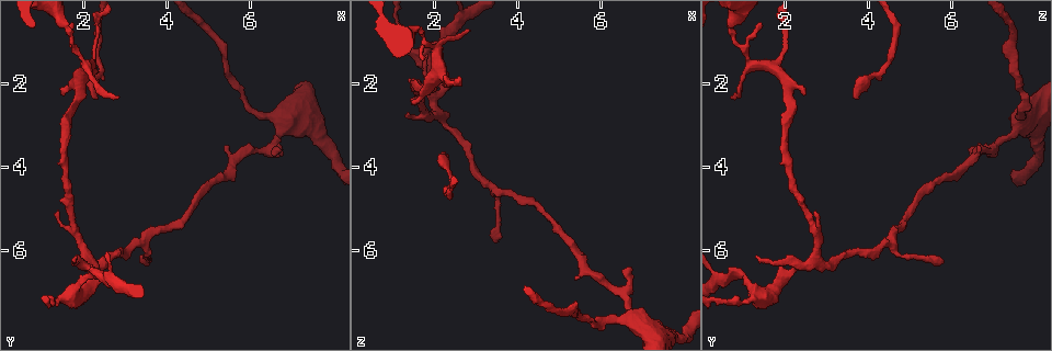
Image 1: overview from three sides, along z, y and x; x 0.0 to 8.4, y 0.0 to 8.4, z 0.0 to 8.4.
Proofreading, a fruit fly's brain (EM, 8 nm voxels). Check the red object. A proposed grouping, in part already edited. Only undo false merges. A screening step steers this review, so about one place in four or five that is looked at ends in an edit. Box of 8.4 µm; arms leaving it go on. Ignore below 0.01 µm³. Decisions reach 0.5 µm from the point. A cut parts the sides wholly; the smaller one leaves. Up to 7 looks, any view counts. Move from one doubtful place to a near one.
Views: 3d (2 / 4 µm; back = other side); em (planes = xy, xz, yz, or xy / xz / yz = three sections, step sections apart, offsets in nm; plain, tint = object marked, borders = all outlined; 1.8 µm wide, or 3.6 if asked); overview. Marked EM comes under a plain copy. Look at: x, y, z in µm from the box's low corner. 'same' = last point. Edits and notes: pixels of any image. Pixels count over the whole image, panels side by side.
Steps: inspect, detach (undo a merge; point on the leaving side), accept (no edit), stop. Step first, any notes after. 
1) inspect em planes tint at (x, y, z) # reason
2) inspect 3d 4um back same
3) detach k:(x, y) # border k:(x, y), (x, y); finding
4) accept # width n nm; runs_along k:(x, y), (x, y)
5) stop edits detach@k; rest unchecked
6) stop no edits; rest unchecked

inspect em yz step 4 tint at (2.40, 1.85, 4.15) # sudden change in width

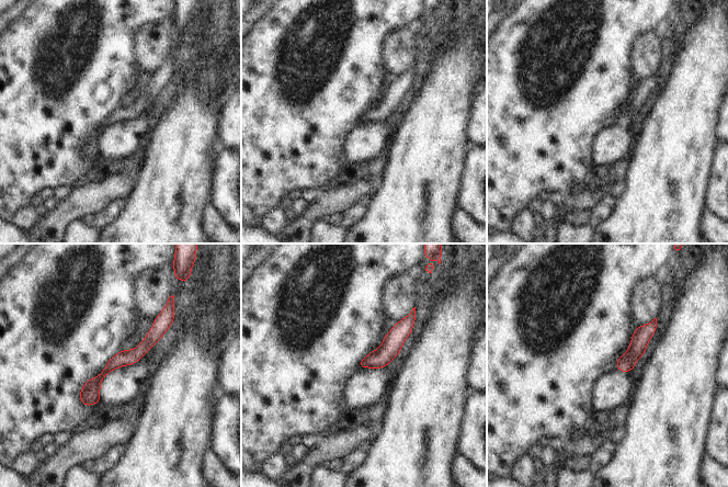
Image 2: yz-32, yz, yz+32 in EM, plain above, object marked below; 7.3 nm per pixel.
inspect em planes tint same # cut it another way

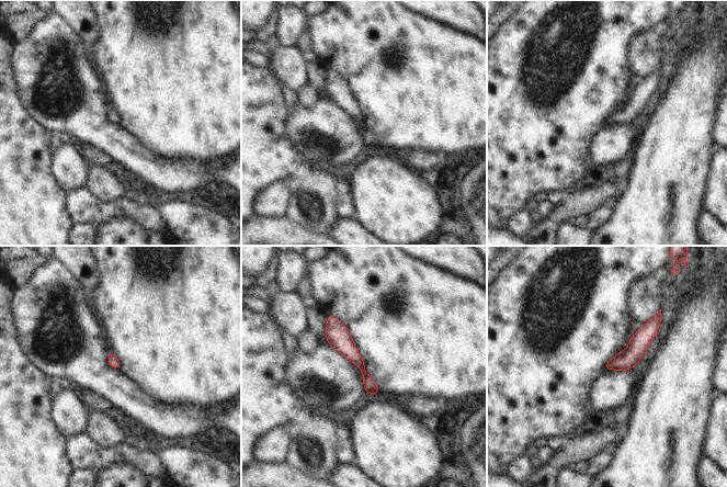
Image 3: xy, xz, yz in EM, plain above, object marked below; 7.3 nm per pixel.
accept # runs_along 3:(329, 318), (375, 393); all the same neuron

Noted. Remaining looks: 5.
inspect em 3.6um xz step 4 tint at (3.50, 5.80, 4.50) # a fork

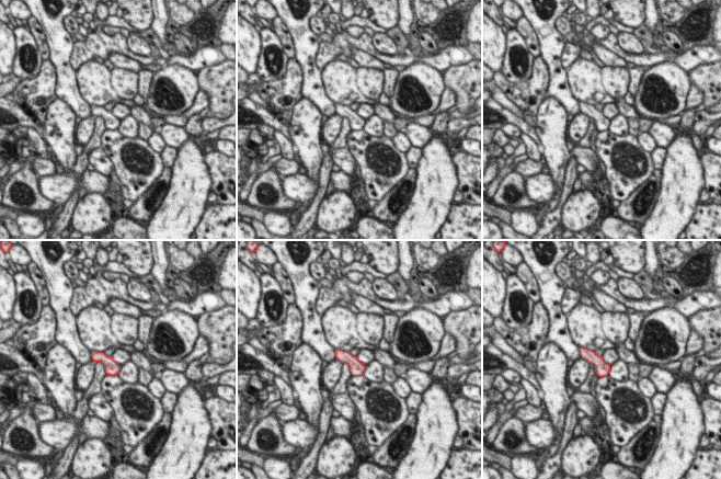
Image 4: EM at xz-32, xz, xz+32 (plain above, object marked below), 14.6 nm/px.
accept # width 200 nm; one neuron here

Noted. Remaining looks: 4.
inspect em xz step 8 tint at (2.15, 6.20, 2.80)

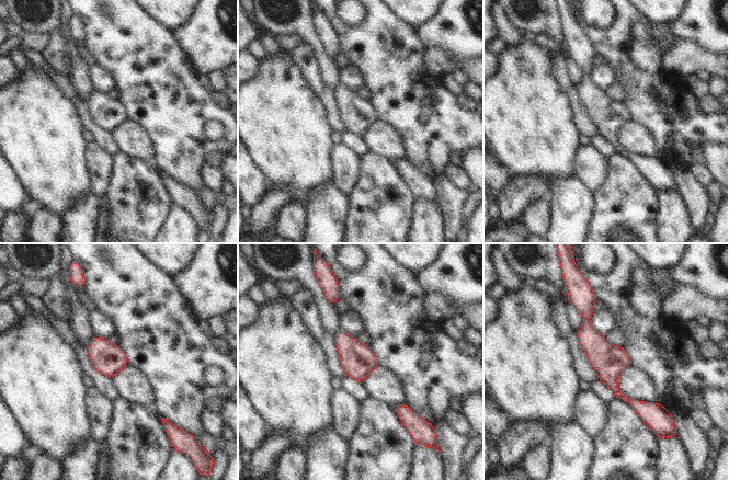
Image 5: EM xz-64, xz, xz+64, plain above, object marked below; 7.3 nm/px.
inspect em planes tint same # another direction

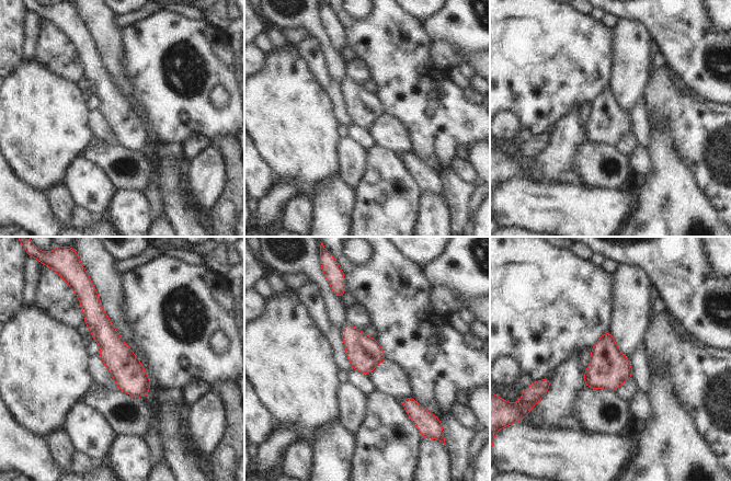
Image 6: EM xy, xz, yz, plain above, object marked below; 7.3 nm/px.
accept # runs_along 6:(88, 304), (129, 377), (145, 393); continuous, no second neuron

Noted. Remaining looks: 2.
stop no edits; rest unchecked

